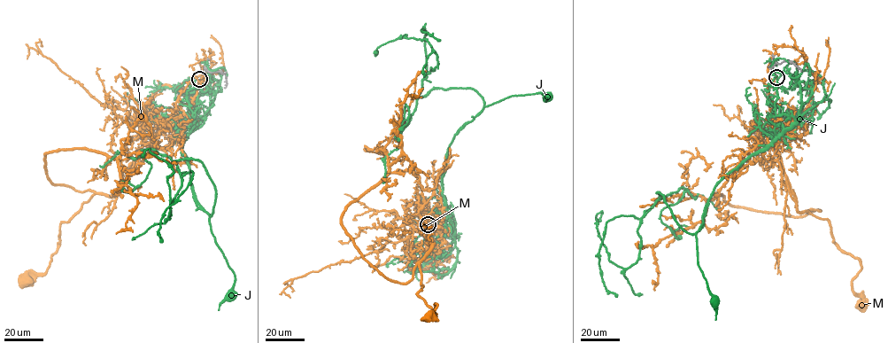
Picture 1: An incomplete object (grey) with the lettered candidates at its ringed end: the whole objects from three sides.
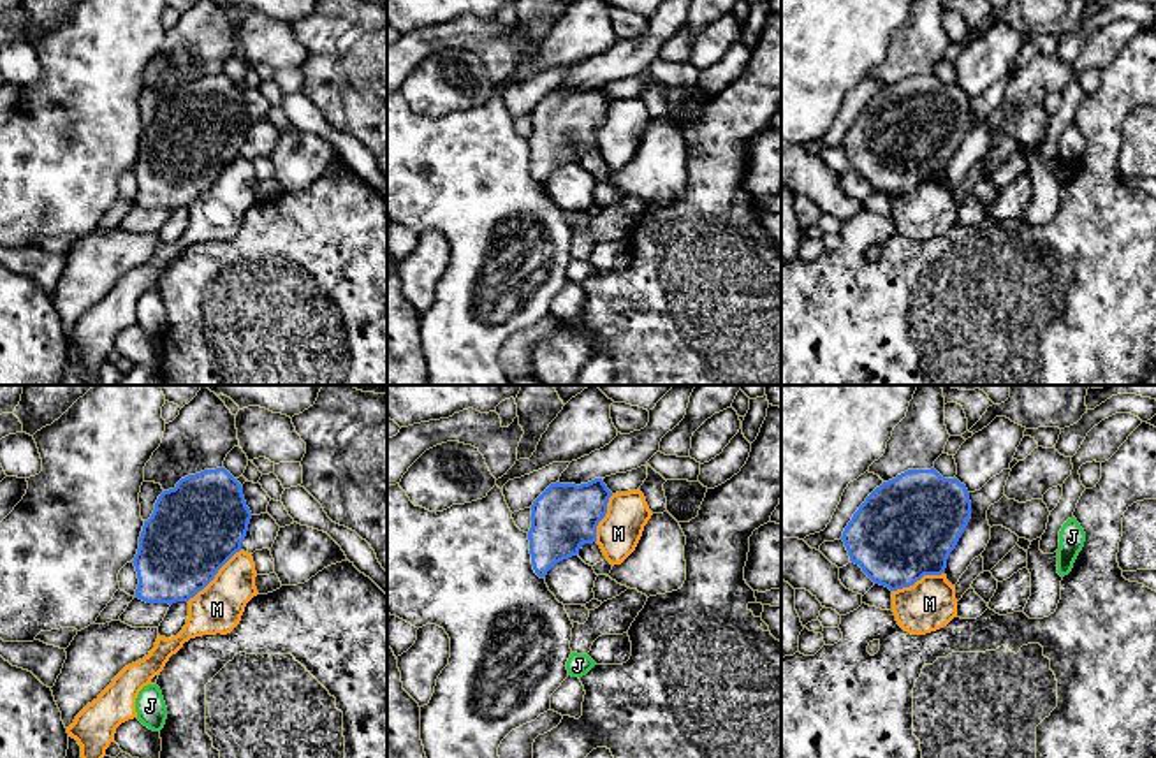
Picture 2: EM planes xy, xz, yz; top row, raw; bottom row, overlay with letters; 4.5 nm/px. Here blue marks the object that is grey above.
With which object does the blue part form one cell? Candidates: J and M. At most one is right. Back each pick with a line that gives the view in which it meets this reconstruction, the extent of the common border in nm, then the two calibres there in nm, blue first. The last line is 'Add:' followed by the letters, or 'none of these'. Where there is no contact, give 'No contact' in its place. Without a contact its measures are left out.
Add: none of these

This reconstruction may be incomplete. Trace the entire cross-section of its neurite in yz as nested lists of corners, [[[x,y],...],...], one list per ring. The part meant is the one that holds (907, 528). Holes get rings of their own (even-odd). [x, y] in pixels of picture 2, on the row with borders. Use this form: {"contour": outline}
{"contour": [[[934,468],[908,470],[876,487],[853,514],[841,540],[850,561],[880,586],[897,591],[924,575],[941,575],[971,517],[969,492],[957,478],[943,478]]]}

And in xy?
{"contour": [[[204,470],[164,491],[144,521],[134,558],[135,598],[188,601],[241,550],[252,512],[225,470]]]}

